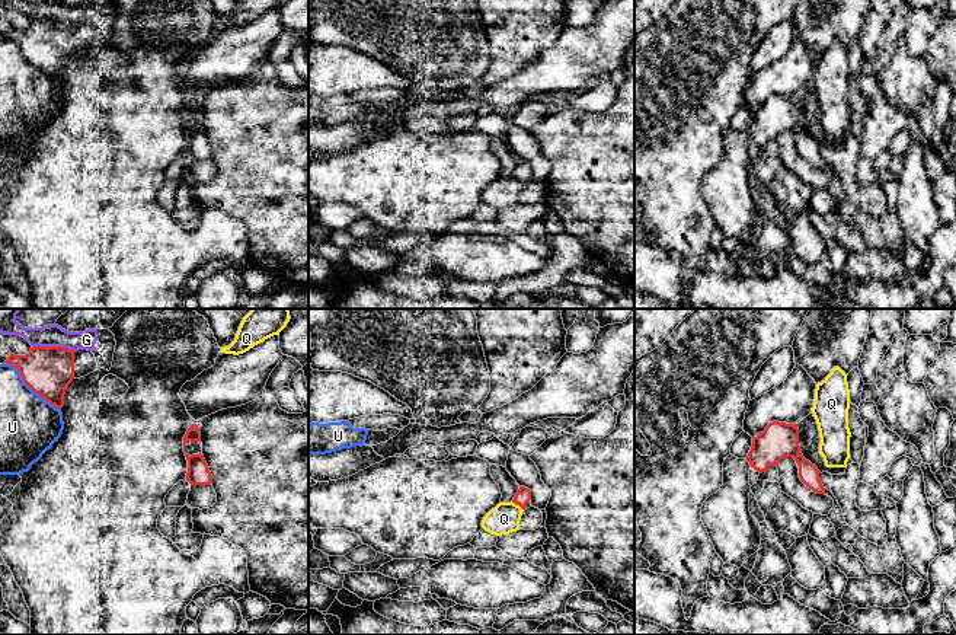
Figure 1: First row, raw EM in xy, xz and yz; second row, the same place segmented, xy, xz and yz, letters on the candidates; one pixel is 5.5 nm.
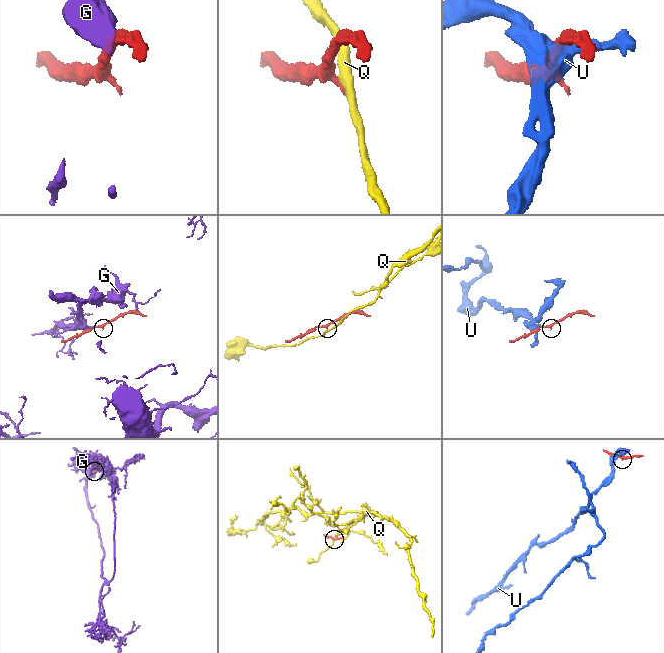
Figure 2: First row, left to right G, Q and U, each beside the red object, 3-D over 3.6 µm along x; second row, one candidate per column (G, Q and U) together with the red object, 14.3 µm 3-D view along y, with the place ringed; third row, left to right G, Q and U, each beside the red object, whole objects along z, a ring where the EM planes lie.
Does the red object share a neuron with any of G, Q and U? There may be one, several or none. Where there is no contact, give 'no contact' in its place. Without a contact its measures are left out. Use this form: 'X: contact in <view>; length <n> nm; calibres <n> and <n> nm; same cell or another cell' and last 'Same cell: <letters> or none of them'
G: contact in xy; length 240 nm; calibres 280 and 110 nm; another cell
Q: contact in xz; length 90 nm; calibres 80 and 170 nm; another cell
U: contact in xy; length 400 nm; calibres 280 and 320 nm; another cell
Same cell: none of them

